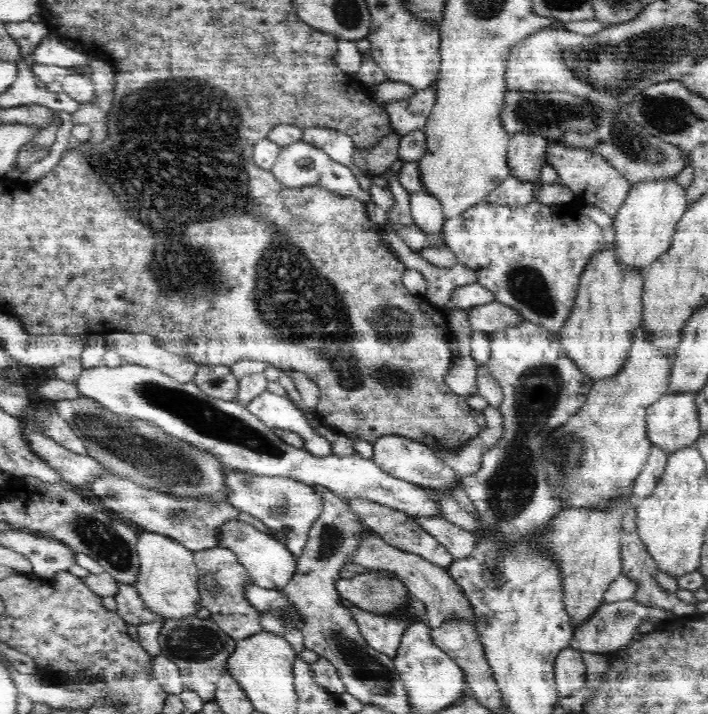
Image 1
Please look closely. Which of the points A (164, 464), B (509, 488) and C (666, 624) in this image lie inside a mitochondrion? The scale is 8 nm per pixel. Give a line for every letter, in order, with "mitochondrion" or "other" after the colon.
A: mitochondrion
B: mitochondrion
C: other

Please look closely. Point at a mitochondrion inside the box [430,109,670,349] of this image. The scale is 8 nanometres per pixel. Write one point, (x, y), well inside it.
(525, 283)

